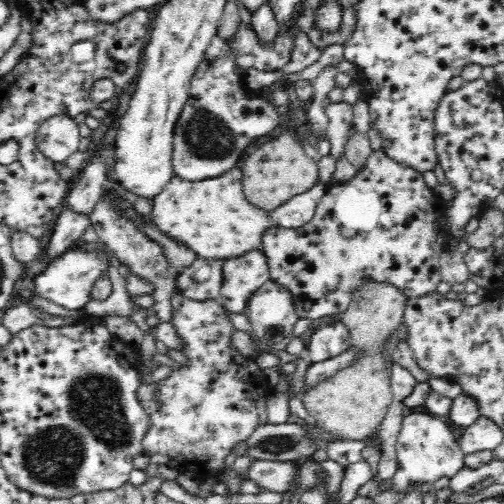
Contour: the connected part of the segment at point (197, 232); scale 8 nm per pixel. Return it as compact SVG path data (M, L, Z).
M236 167L234 170L226 170L222 176L215 175L214 178L202 178L196 180L186 180L174 174L170 182L156 194L152 200L154 208L150 215L151 222L155 225L163 237L170 238L183 249L190 249L202 259L234 259L238 256L250 252L254 249L263 249L262 236L270 227L275 227L269 216L269 212L264 212L256 206L252 206L242 192L242 172Z

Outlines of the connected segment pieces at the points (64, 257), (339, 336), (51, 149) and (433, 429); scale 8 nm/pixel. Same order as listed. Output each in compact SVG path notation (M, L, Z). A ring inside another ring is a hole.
M73 247L62 253L56 261L53 261L51 266L34 280L32 294L46 298L62 308L68 308L68 310L84 309L91 300L91 290L94 283L101 275L107 274L108 268L107 258L100 255L98 251L90 253L90 251Z
M340 320L320 328L314 327L305 353L311 362L328 360L348 350L348 333Z
M60 113L46 118L38 127L35 141L38 148L54 162L64 162L78 150L80 132L74 117Z
M406 412L402 418L396 442L397 460L400 468L391 478L391 491L408 494L411 484L433 482L442 477L451 477L464 464L464 456L456 438L452 435L450 425L430 412Z

